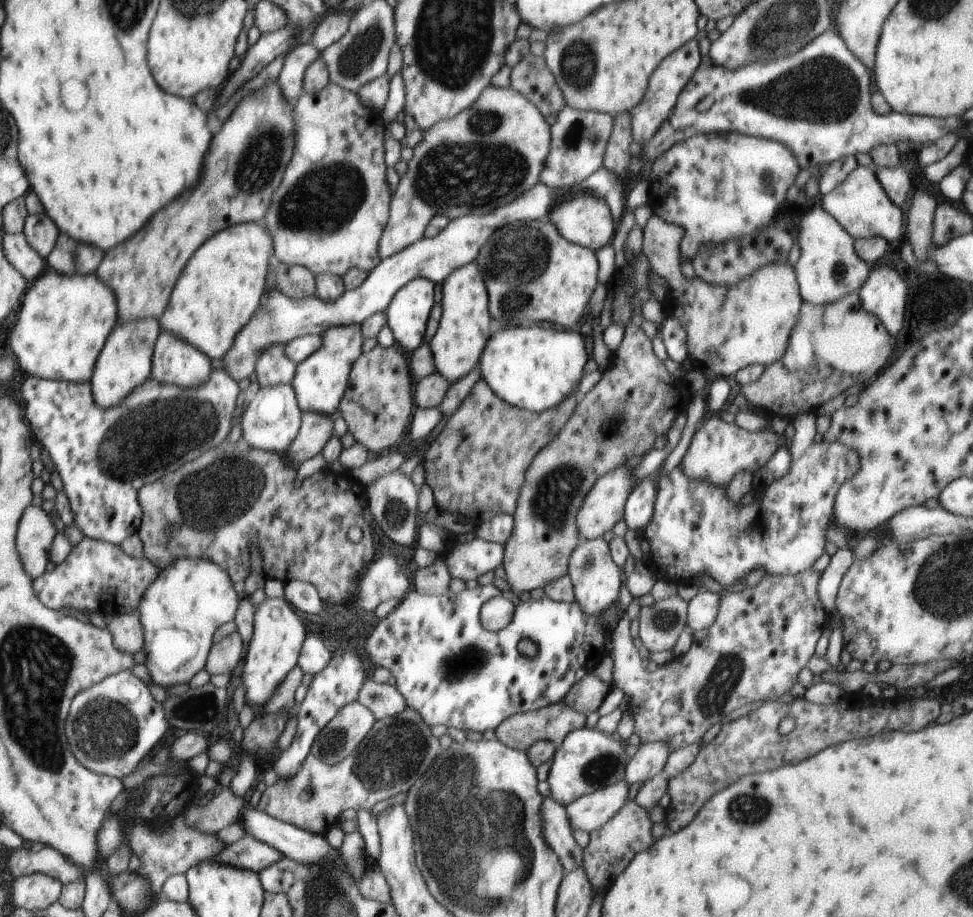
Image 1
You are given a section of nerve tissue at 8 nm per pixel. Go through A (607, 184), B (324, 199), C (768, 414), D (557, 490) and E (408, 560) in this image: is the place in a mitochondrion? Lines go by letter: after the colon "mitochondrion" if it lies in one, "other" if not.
A: other
B: mitochondrion
C: other
D: mitochondrion
E: other

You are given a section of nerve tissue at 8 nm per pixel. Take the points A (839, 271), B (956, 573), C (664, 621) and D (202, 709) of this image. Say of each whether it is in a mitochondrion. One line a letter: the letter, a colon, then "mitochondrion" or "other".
A: other
B: mitochondrion
C: mitochondrion
D: mitochondrion

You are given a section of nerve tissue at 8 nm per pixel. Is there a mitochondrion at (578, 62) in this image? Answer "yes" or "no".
yes

